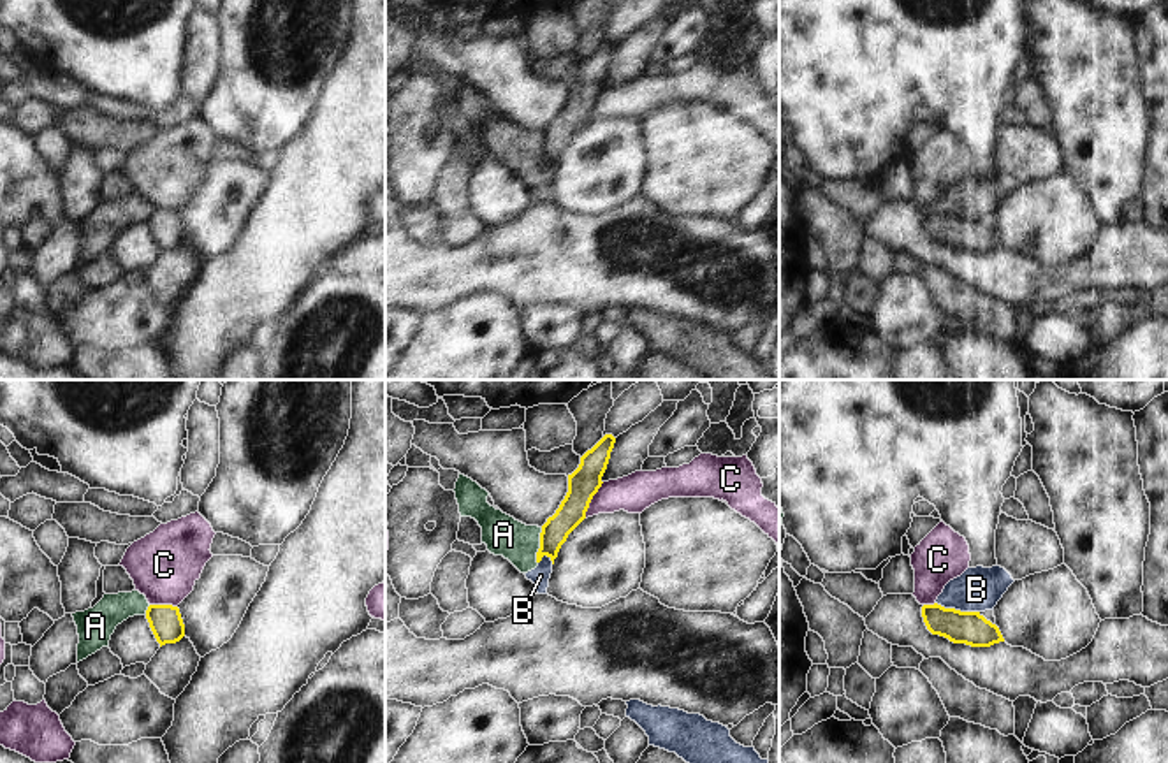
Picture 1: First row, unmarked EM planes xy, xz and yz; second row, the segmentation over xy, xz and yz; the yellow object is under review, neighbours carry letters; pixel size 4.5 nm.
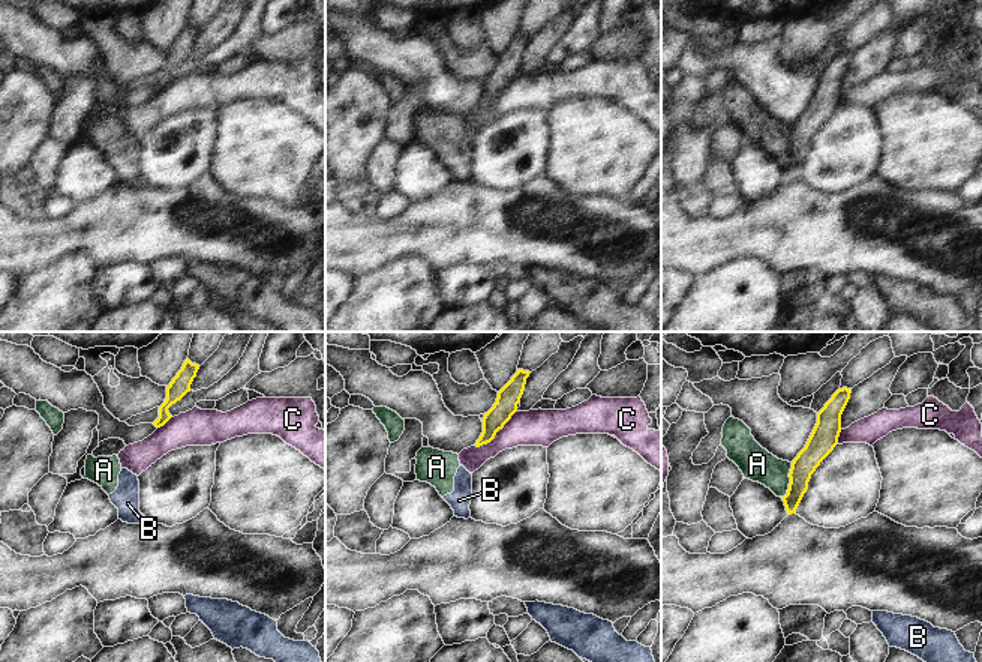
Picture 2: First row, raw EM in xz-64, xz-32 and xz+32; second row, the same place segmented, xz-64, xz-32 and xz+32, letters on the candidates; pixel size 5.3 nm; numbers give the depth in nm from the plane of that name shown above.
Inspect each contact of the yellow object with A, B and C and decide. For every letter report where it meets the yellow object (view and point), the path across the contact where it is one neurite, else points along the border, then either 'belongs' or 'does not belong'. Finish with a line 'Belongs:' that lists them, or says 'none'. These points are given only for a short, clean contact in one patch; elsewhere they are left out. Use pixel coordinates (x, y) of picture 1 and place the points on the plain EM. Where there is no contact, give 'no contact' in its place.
A: contact xz (540, 152); border xz (542, 134), (537, 169); does not belong
B: contact yz (957, 217); border yz (936, 208), (945, 213), (978, 218); does not belong
C: contact xz (591, 104); border xz (604, 88), (584, 123); does not belong
Belongs: none

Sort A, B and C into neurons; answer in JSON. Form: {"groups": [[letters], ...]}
{"groups": [["A", "B"], ["C"]]}

